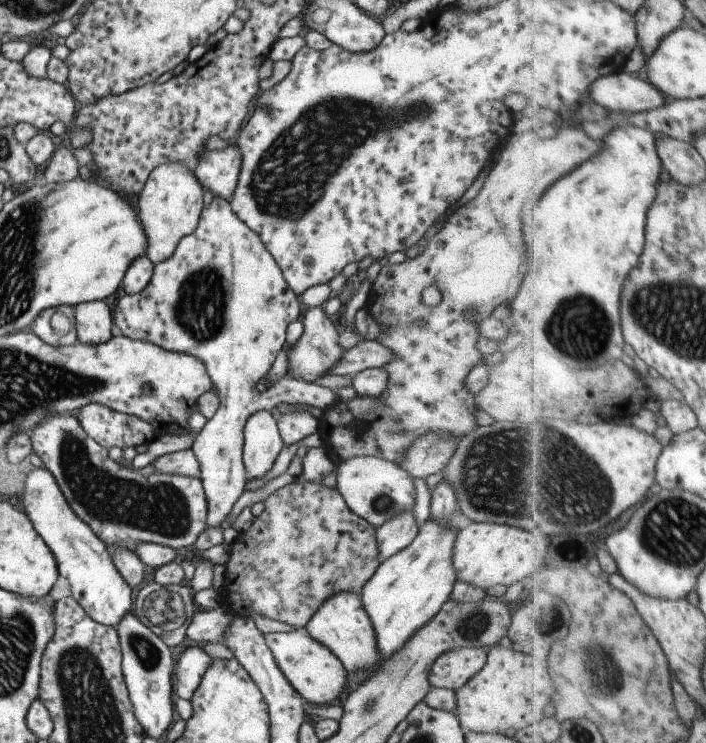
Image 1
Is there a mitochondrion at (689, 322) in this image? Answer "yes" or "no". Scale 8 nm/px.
yes

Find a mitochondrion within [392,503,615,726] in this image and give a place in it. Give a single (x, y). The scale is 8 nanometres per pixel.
(475, 625)

